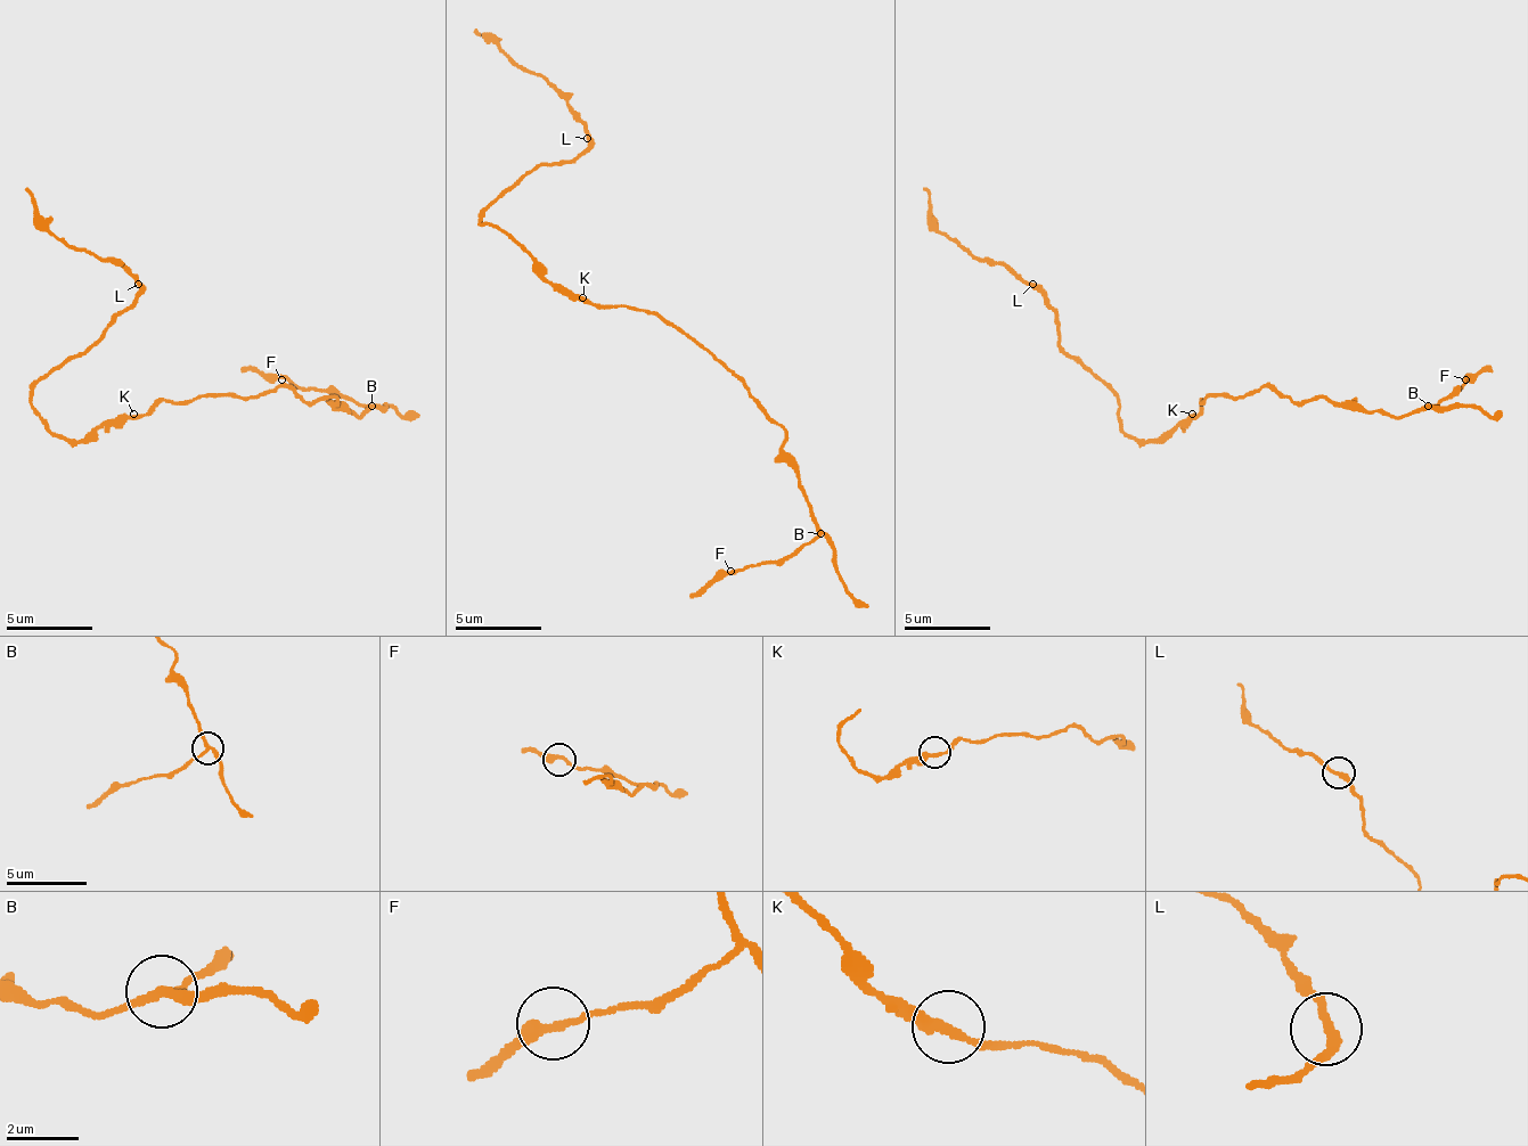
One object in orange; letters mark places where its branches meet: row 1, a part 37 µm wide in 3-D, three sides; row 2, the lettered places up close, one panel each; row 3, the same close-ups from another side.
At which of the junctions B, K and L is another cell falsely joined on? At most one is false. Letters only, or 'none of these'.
B

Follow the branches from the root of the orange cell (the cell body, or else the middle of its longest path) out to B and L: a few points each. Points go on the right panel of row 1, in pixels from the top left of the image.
B: (1192, 418), (1210, 396), (1249, 396), (1261, 387), (1297, 401), (1357, 401), (1396, 418), (1427, 406)
L: (1192, 418), (1184, 418), (1153, 440), (1132, 440), (1124, 431), (1119, 396), (1062, 349), (1057, 314), (1032, 284)

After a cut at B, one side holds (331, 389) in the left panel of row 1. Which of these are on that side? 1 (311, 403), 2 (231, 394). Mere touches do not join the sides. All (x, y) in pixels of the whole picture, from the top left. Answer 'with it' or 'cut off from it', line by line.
1: cut off from it
2: cut off from it

